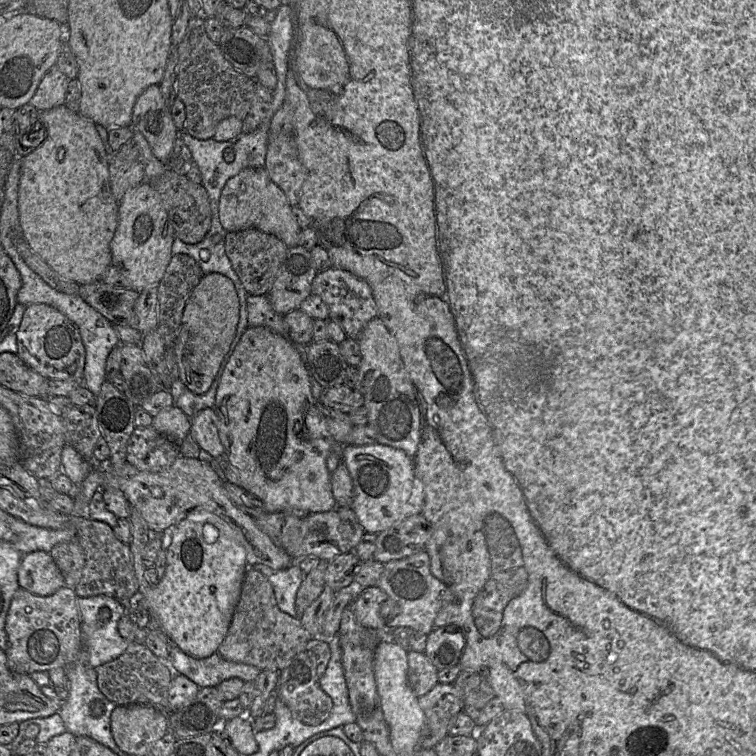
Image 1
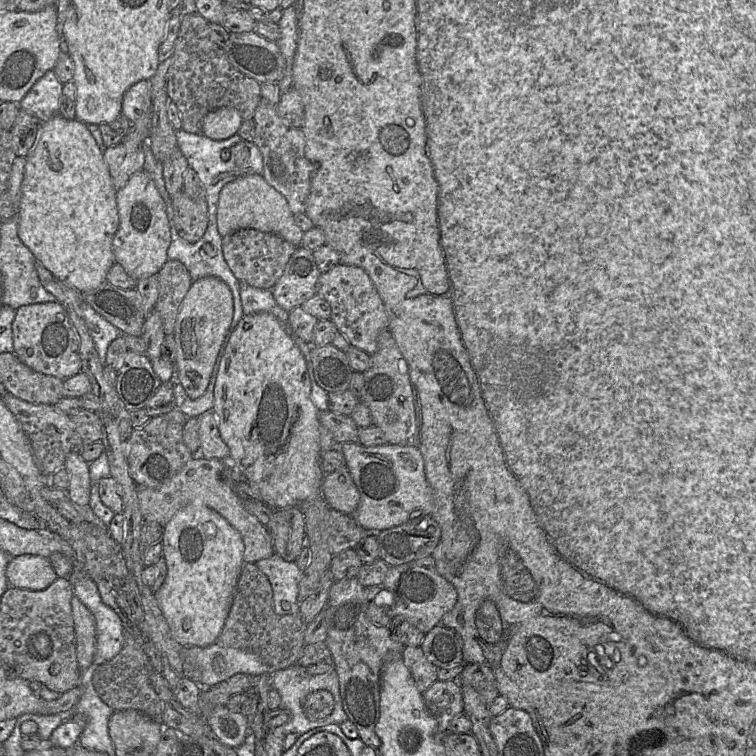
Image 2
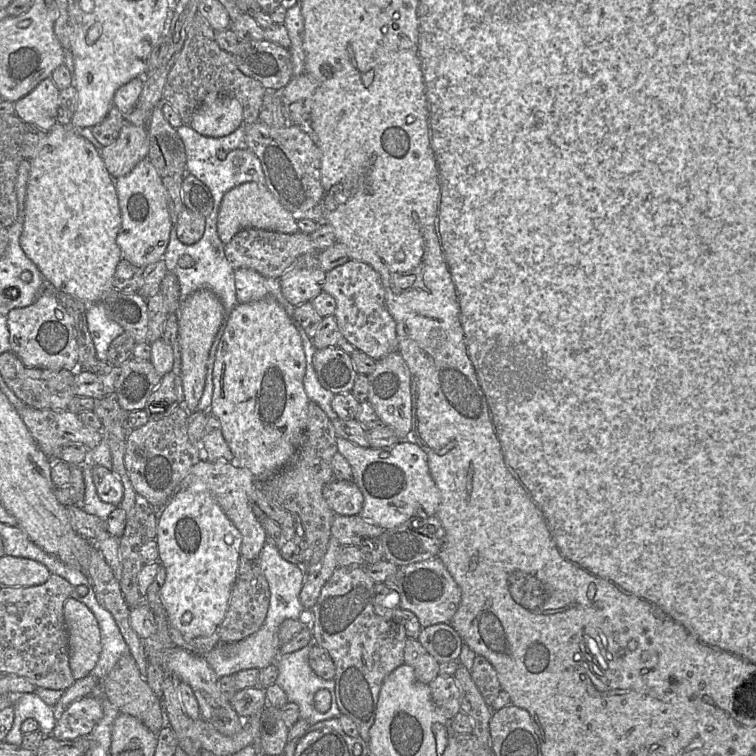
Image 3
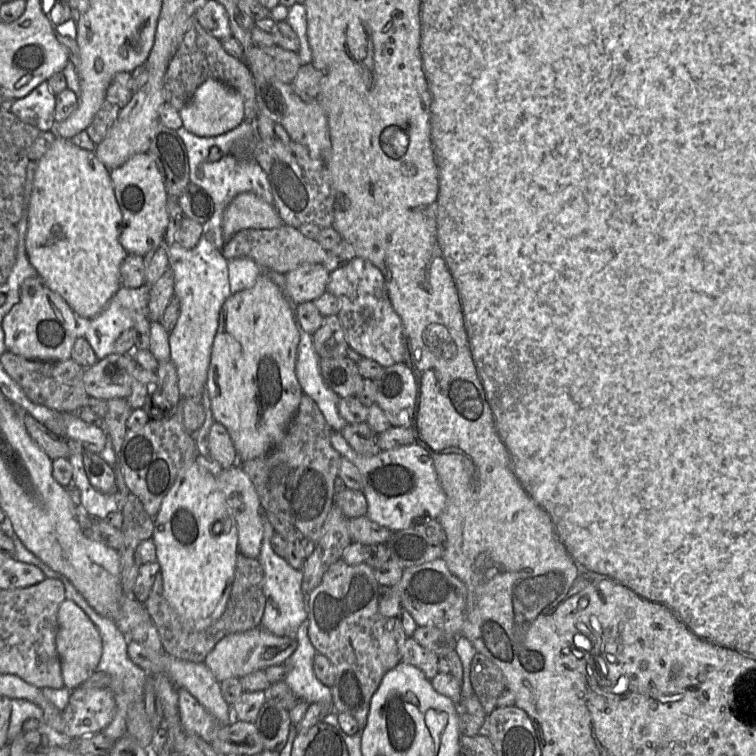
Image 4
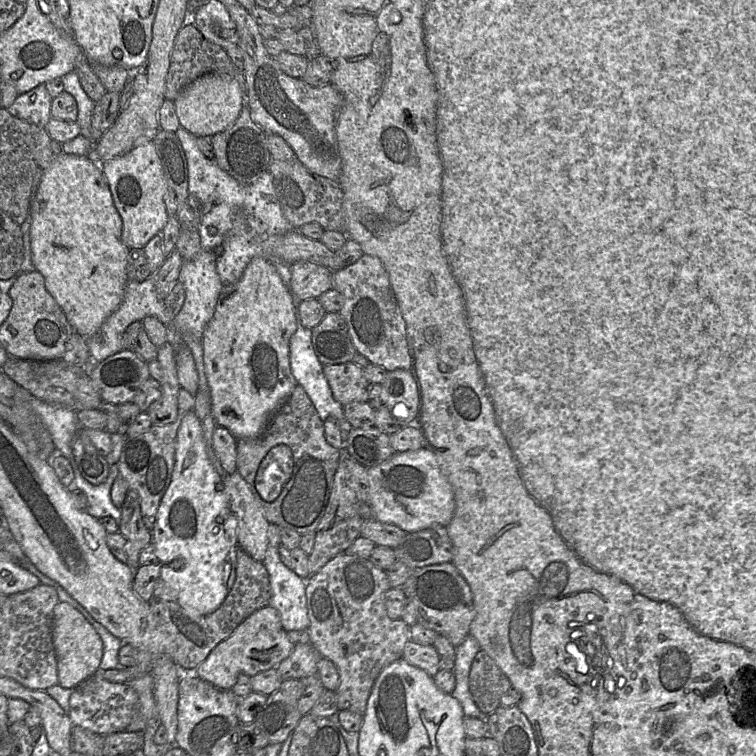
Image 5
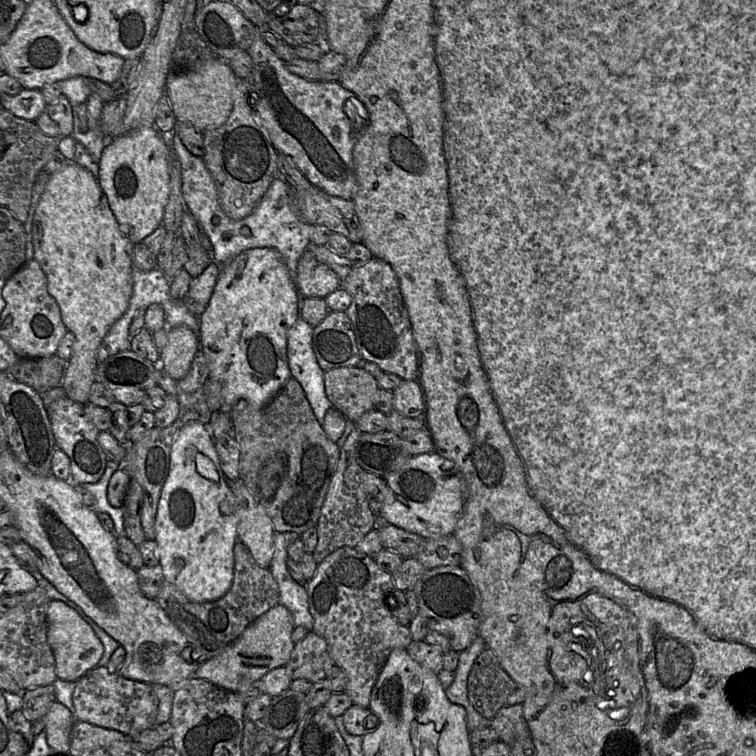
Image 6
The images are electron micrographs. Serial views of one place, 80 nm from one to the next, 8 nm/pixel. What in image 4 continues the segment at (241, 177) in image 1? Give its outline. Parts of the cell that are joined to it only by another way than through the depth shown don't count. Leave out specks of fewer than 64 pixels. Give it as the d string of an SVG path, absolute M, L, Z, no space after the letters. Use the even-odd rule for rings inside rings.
M252 192L236 195L223 213L222 231L225 242L245 229L272 229L284 225L273 204Z

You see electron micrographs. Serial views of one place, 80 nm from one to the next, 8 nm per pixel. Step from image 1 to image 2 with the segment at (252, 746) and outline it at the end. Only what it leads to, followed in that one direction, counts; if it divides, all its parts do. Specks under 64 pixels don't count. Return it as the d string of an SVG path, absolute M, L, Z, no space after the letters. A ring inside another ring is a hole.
M227 706L215 707L208 718L208 724L214 737L231 748L241 746L249 734L247 716L232 712Z

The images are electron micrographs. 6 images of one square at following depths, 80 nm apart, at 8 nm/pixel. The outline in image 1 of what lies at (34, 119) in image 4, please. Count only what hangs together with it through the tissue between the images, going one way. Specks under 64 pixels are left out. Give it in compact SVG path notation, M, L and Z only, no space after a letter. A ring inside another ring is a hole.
M56 65L52 66L41 79L29 104L38 111L63 105L69 81Z

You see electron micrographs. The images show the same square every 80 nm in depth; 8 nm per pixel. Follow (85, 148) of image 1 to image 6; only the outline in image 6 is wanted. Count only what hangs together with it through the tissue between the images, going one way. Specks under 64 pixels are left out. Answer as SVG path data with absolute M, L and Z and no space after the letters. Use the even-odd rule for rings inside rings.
M75 162L51 175L34 213L32 238L34 259L46 275L48 292L58 304L67 330L75 336L61 386L71 400L87 403L95 381L97 349L109 328L129 306L133 290L134 243L122 232L98 180L87 168Z

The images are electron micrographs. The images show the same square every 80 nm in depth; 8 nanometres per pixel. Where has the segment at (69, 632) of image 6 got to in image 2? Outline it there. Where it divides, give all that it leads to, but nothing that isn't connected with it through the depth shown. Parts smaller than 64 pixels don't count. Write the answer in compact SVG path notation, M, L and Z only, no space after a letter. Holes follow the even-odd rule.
M75 596L71 599L76 637L76 656L81 671L93 662L96 651L96 624L93 614Z

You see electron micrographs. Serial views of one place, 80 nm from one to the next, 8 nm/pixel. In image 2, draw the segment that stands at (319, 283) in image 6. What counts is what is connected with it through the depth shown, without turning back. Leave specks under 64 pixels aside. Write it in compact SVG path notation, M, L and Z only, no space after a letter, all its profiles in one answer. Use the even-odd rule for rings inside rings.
M298 246L282 276L270 289L276 303L288 312L316 295L316 283L321 273L312 252Z

